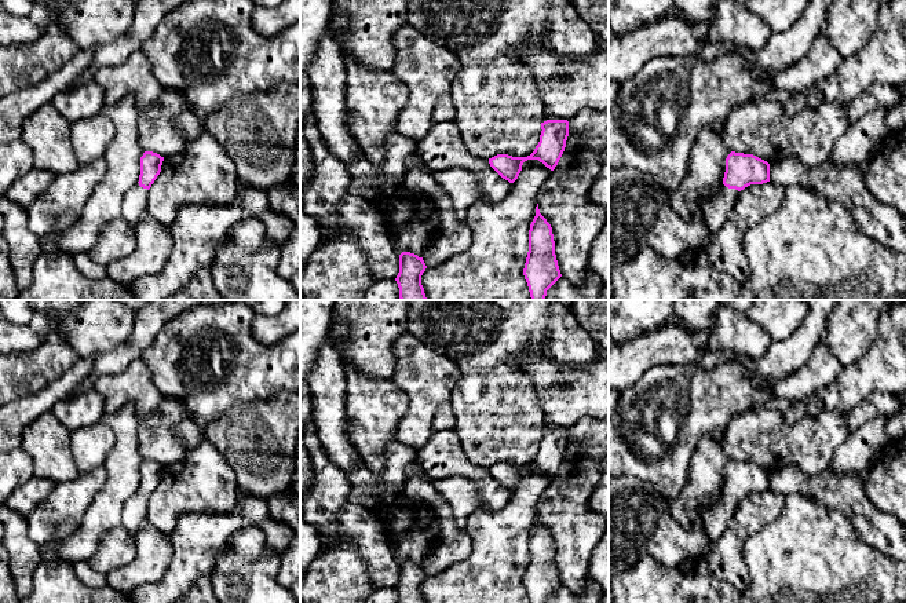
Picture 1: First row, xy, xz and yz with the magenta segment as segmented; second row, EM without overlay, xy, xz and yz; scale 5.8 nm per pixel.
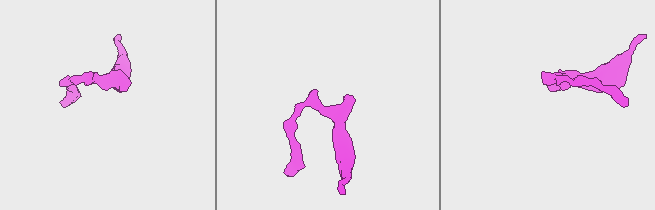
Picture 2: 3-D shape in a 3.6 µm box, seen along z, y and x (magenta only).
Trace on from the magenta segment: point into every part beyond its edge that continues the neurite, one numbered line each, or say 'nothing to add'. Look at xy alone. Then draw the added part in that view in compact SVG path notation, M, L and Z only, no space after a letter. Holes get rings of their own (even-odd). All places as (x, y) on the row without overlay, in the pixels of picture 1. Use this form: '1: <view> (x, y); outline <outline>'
1: xy (134, 515); outline M139 491L124 504L121 523L132 536L135 536L147 520L147 507L149 498L140 496Z

